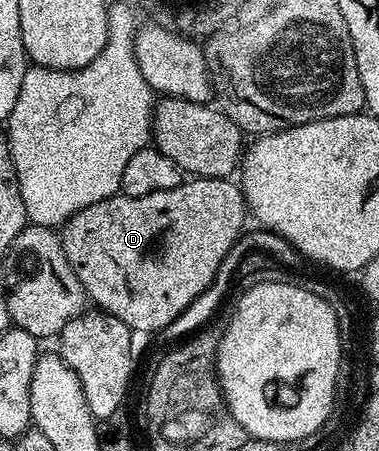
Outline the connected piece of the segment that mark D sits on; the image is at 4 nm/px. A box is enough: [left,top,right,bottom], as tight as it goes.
[60,177,248,333]

